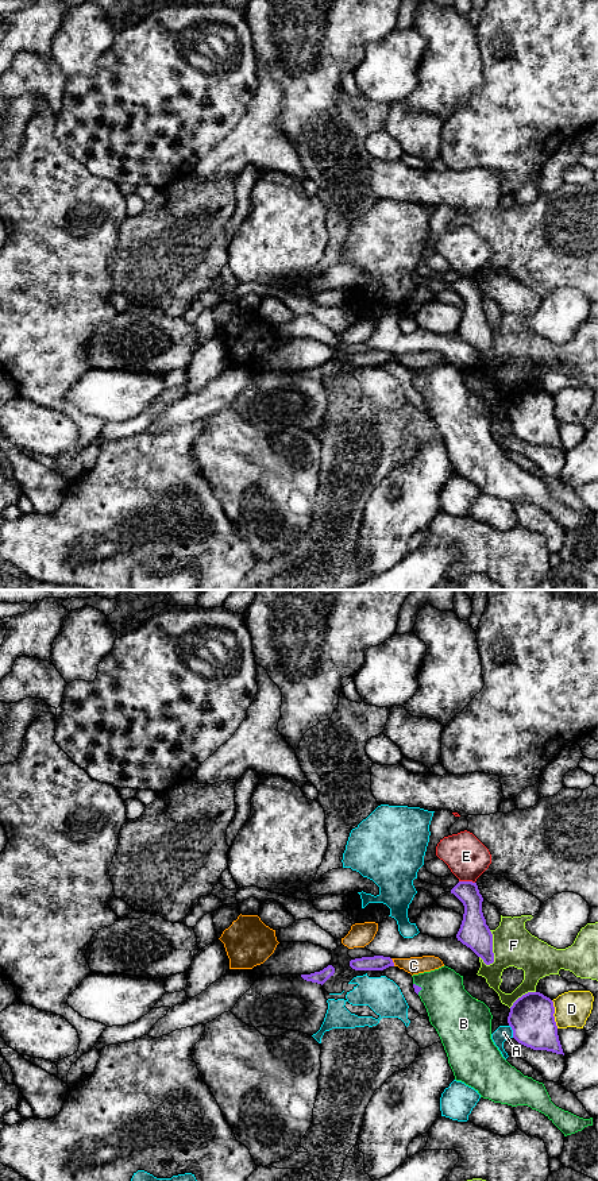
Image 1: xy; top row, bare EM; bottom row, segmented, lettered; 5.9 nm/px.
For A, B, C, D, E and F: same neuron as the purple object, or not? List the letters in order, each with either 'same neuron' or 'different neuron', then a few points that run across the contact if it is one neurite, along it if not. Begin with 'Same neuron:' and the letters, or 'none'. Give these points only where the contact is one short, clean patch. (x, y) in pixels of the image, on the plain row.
Same neuron: none
A: different neuron
B: different neuron; line xy (413, 378), (421, 383), (419, 389)
C: different neuron
D: different neuron
E: different neuron; line xy (459, 276), (471, 276), (474, 278)
F: different neuron

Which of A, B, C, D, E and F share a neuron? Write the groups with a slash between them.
A / B / C / D / E / F

